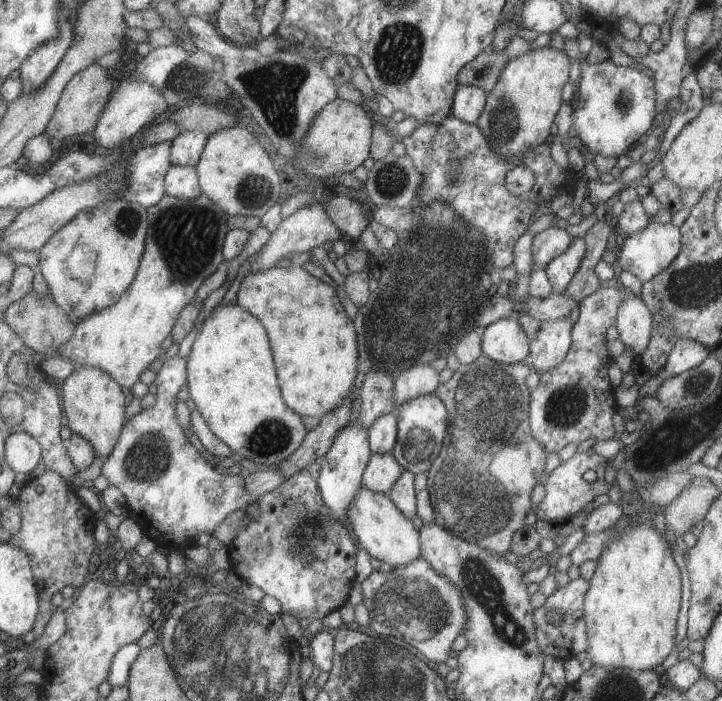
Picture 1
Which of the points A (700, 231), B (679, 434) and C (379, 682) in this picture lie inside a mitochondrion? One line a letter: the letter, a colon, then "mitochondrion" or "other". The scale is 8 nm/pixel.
A: other
B: mitochondrion
C: mitochondrion

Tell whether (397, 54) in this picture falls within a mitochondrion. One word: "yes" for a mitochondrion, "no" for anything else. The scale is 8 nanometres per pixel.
yes

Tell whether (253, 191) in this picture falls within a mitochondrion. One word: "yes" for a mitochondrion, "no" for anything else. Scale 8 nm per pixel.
yes

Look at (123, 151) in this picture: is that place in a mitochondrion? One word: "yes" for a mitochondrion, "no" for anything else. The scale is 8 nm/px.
no

